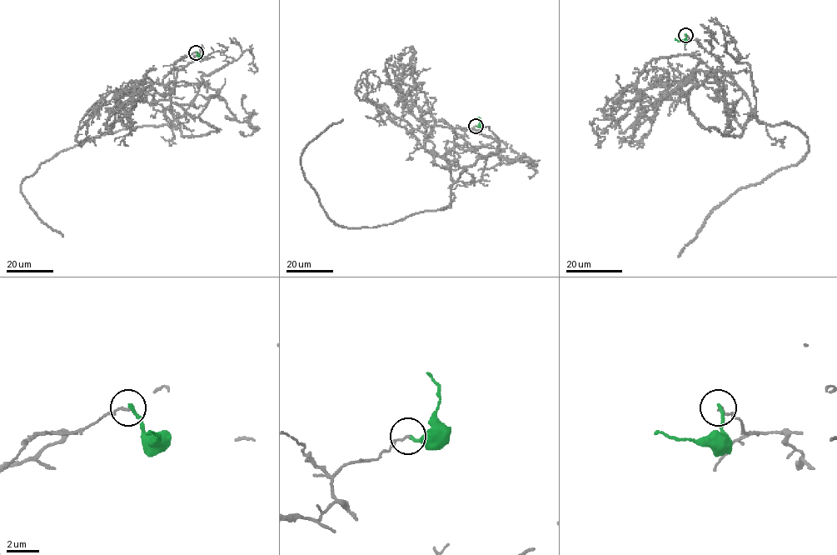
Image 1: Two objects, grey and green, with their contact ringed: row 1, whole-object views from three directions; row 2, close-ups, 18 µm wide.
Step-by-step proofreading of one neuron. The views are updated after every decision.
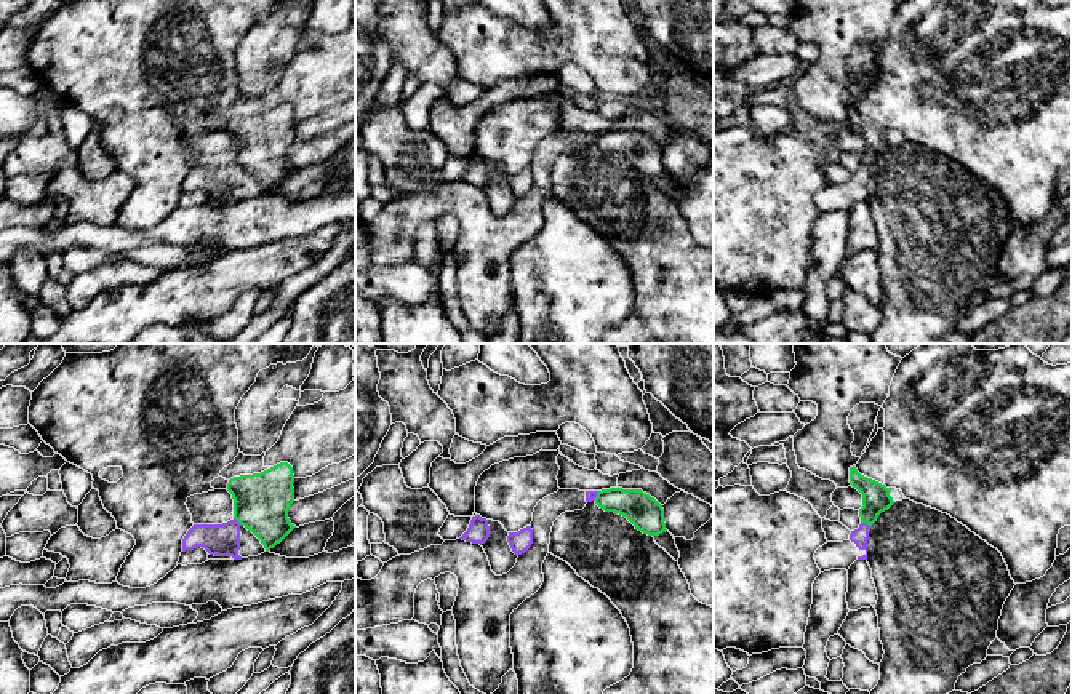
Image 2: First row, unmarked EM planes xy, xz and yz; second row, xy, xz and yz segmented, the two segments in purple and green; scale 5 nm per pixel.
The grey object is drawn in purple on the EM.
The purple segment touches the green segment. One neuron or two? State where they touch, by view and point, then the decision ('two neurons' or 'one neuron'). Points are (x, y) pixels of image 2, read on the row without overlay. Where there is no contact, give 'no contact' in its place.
meets purple in yz at (866, 165); two neurons

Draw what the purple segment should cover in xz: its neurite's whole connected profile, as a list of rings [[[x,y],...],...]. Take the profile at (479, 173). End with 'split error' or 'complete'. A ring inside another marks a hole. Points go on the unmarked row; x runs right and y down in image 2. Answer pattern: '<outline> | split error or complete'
[[[475,157],[472,158],[467,173],[459,181],[482,187],[488,182],[488,179],[490,179],[488,162],[482,160],[480,157]]] | complete

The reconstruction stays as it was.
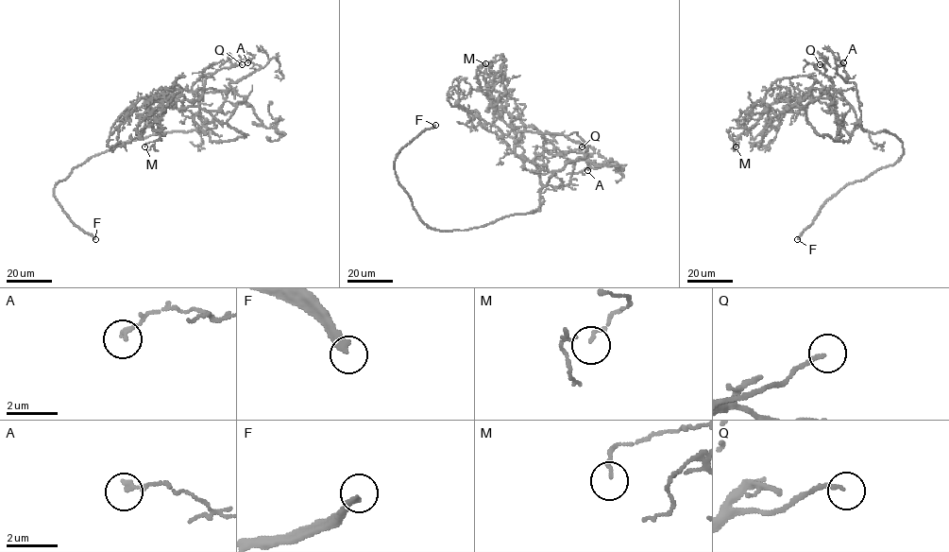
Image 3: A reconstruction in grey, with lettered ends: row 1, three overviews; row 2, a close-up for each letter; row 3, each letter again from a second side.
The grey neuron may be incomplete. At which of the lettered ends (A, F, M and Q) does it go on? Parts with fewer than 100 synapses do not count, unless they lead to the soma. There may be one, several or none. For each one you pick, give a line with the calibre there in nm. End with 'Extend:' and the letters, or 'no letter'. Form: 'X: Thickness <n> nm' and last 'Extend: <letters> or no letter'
F: Thickness 280 nm
Extend: F

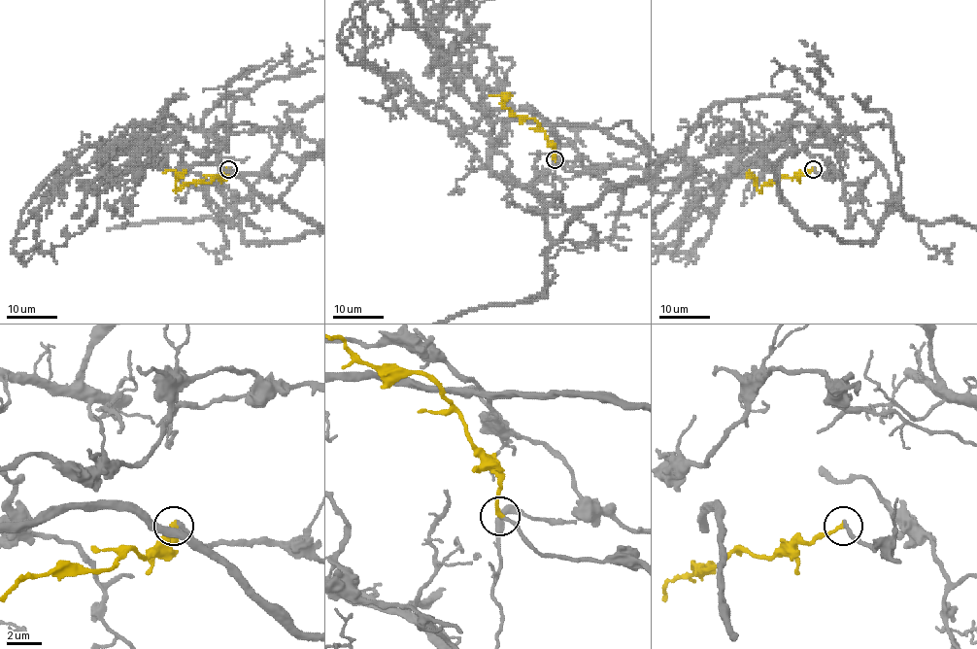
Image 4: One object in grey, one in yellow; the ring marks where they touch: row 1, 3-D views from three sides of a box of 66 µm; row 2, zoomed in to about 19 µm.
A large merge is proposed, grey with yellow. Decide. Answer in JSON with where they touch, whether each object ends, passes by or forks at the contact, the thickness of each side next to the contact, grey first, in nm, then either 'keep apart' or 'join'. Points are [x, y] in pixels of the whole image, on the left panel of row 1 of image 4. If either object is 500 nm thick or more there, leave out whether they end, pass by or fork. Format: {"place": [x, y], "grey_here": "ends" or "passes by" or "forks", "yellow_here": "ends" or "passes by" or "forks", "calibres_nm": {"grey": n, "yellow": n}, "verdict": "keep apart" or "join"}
{"place": [228, 169], "grey_here": "ends", "yellow_here": "ends", "calibres_nm": {"grey": 220, "yellow": 220}, "verdict": "join"}

